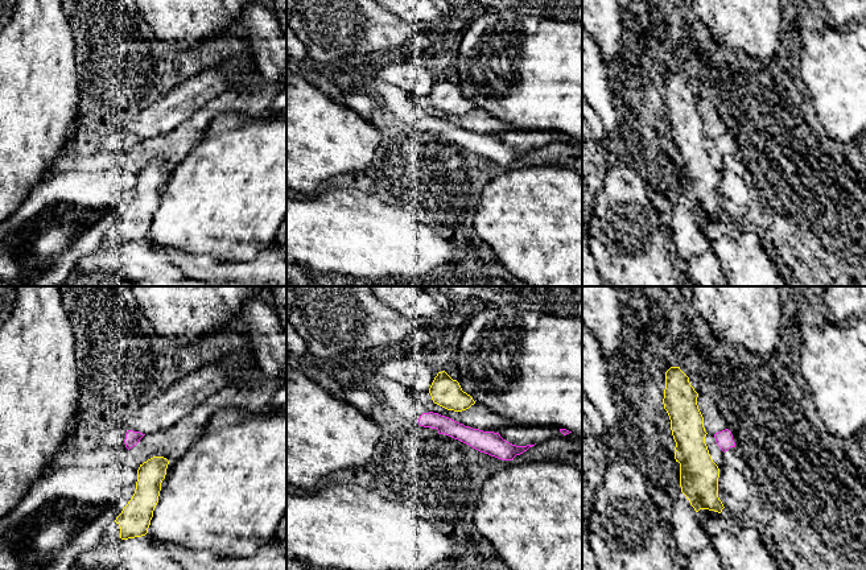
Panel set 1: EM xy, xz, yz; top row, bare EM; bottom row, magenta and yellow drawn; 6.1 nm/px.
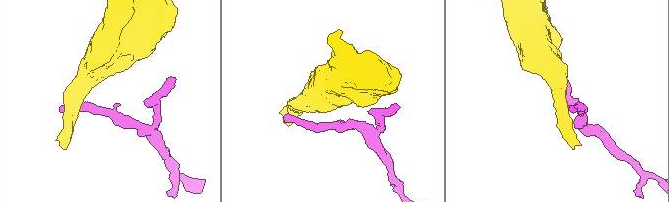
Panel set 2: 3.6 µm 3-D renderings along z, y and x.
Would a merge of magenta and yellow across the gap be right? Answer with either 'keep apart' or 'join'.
keep apart

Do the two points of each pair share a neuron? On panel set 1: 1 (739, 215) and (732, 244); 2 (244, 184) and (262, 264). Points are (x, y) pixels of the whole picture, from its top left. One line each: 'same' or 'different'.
1: different
2: different

